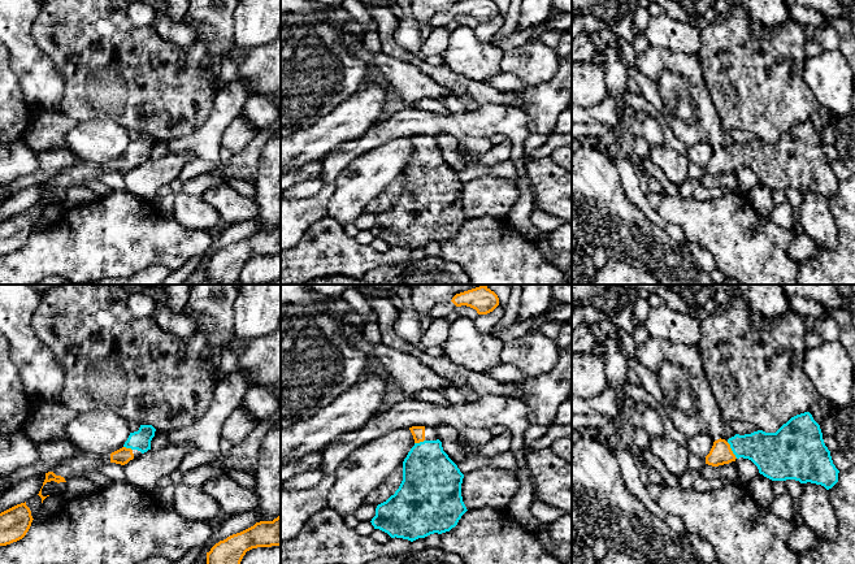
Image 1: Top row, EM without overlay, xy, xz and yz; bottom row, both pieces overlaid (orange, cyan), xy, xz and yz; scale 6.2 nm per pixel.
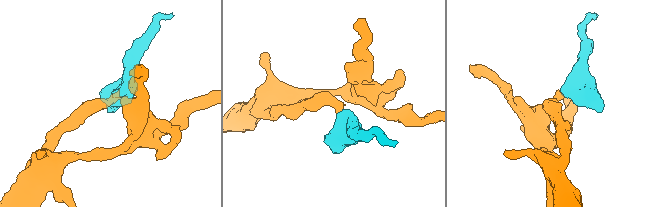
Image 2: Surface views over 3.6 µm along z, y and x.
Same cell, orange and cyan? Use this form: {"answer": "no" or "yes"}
{"answer": "yes"}

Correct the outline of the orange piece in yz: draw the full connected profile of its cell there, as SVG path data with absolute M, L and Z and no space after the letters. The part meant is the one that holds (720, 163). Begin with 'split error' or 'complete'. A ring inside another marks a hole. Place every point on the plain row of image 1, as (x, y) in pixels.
split error; M810 121L791 126L776 142L763 139L751 143L725 148L717 148L709 162L706 165L706 173L719 175L743 166L751 169L759 178L759 182L772 190L795 188L800 192L816 192L826 199L838 191L839 179L833 173L830 160L824 152L820 134L813 129Z

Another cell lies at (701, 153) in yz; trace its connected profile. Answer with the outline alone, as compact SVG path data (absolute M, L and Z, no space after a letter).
M699 143L694 147L687 148L686 157L689 161L706 168L713 155L713 151L715 149L708 143Z

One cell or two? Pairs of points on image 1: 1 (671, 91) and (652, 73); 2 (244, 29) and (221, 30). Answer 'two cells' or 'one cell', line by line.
1: two cells
2: two cells

